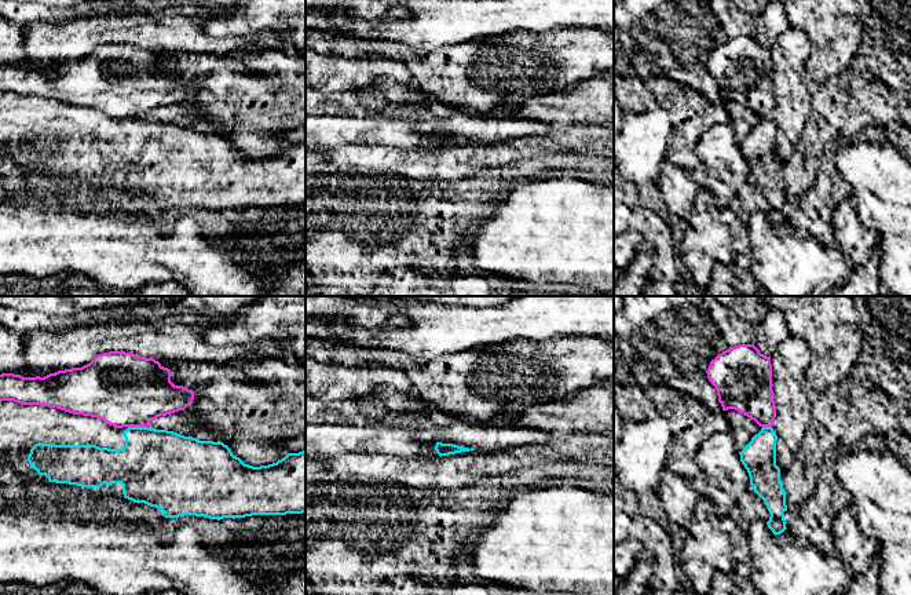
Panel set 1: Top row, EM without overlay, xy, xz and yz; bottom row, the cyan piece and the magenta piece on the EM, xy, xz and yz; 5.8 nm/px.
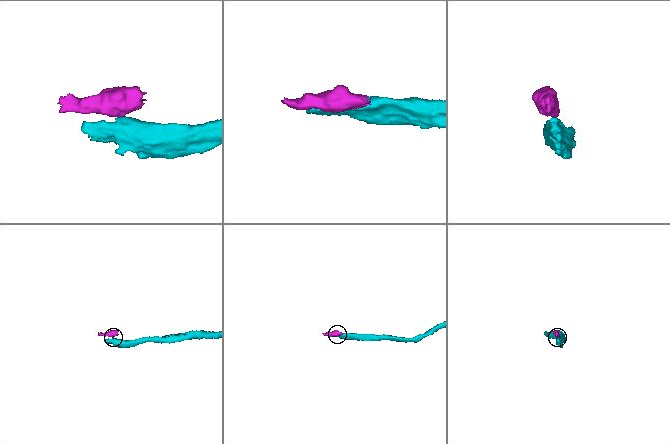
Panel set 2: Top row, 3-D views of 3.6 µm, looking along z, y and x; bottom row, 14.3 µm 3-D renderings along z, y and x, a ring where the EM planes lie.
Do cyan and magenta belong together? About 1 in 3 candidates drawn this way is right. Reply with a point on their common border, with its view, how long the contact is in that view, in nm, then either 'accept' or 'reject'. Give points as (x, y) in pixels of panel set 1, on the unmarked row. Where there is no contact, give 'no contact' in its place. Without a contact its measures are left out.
meets cyan in xy at (138, 119); contact 110 nm long; reject

